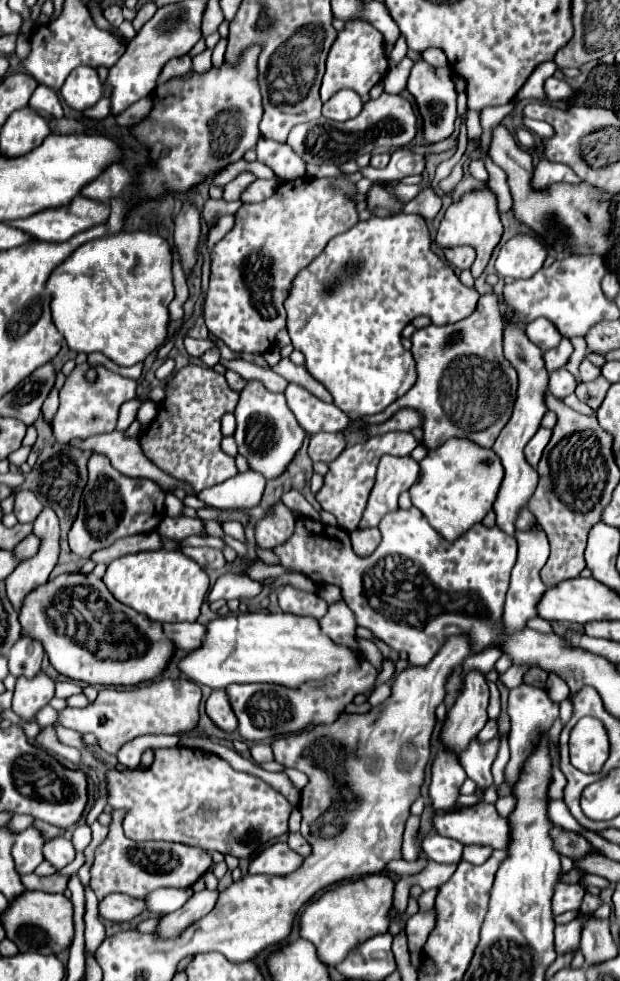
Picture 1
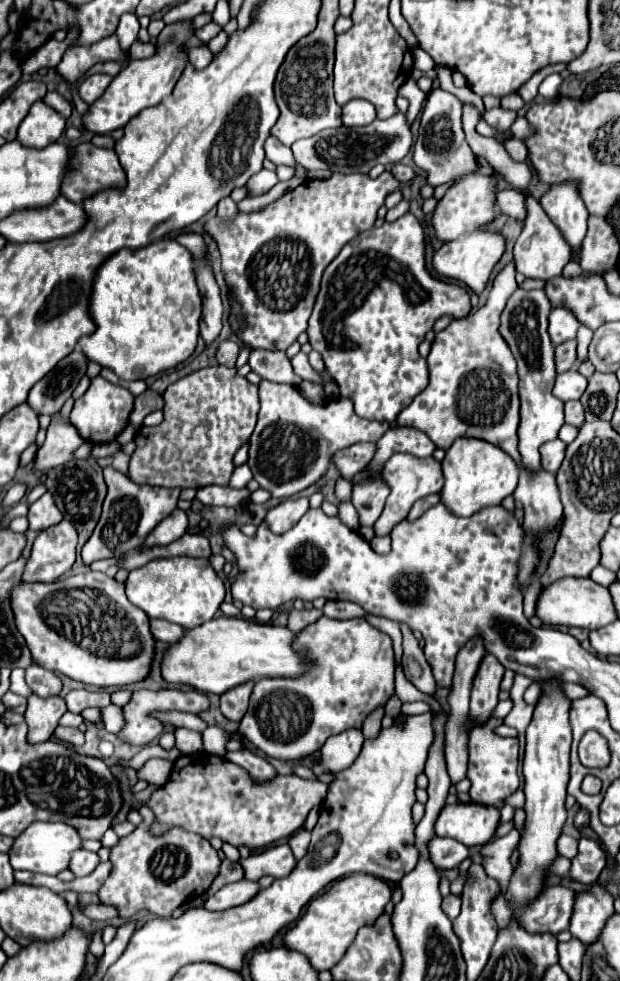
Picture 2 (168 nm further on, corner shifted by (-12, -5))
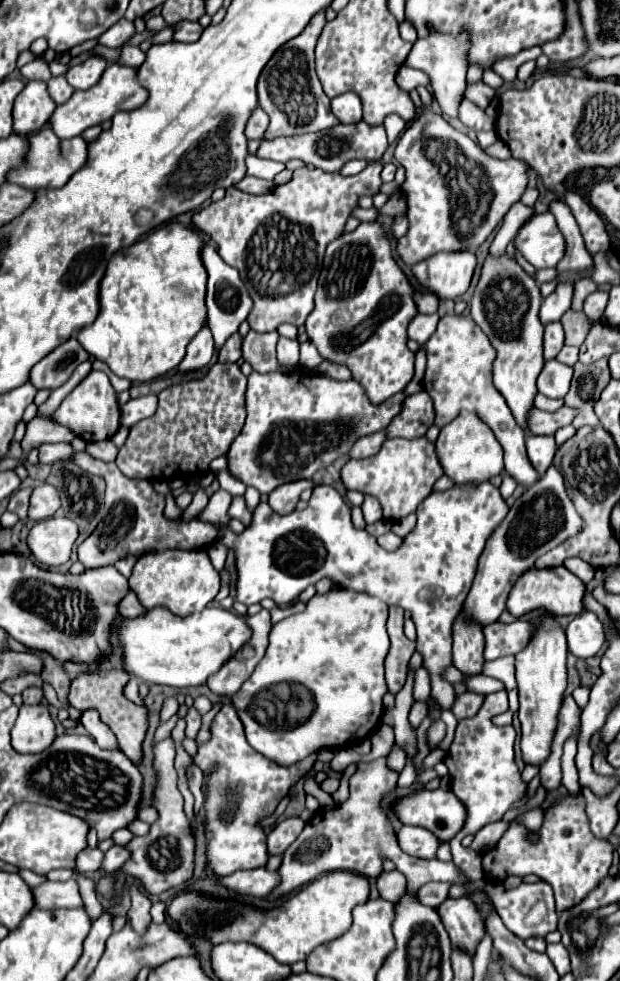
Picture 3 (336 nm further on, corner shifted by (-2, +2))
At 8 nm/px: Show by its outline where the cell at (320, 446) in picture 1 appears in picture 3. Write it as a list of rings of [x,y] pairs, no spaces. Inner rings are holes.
[[[383,430],[383,432],[375,432],[375,434],[371,434],[371,436],[365,436],[365,438],[361,438],[361,440],[351,448],[349,456],[351,456],[351,458],[369,458],[369,456],[373,456],[373,454],[377,454],[377,452],[381,450],[381,446],[383,446],[385,440],[387,440],[387,432],[385,432],[385,430]]]

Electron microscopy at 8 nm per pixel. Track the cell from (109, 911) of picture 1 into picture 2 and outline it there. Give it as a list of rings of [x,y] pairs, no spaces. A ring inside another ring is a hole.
[[[87,905],[85,915],[97,921],[107,921],[107,919],[117,919],[117,909],[109,909],[107,905]]]

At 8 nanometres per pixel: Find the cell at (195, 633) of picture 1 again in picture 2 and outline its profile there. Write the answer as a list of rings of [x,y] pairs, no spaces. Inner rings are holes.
[[[153,619],[151,621],[151,631],[155,635],[155,639],[159,641],[165,641],[169,645],[177,643],[179,639],[183,639],[185,631],[181,625],[175,625],[175,623],[169,623],[169,621],[161,621],[161,619]]]

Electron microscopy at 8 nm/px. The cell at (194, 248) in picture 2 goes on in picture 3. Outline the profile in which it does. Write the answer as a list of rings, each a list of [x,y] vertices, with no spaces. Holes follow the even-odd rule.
[[[205,246],[203,248],[203,264],[207,268],[209,274],[209,282],[207,282],[207,310],[209,310],[209,330],[213,334],[213,342],[215,342],[215,350],[219,352],[221,346],[225,344],[225,340],[239,330],[239,324],[249,316],[251,308],[253,308],[253,300],[249,290],[245,288],[243,280],[239,278],[239,272],[231,266],[227,266],[221,256],[217,254],[215,246]]]

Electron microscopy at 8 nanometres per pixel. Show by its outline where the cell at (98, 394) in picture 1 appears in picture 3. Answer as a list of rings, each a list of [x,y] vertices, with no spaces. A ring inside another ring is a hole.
[[[91,370],[91,374],[59,404],[59,408],[51,414],[55,424],[69,428],[75,436],[83,438],[85,442],[101,442],[109,440],[119,430],[119,406],[117,406],[117,392],[109,384],[109,378],[103,372]]]

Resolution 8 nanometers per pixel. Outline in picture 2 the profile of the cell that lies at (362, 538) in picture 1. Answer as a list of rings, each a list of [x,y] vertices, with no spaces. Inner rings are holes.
[[[387,535],[385,537],[373,537],[369,541],[369,545],[375,553],[389,553],[391,551],[391,539]]]

